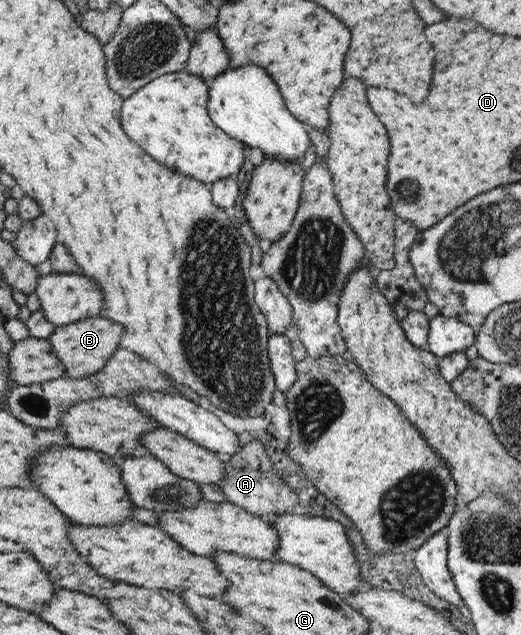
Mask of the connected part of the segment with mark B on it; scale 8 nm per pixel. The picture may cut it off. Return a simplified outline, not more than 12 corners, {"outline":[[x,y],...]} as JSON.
{"outline":[[96,316],[54,327],[46,339],[77,380],[103,368],[123,326]]}

